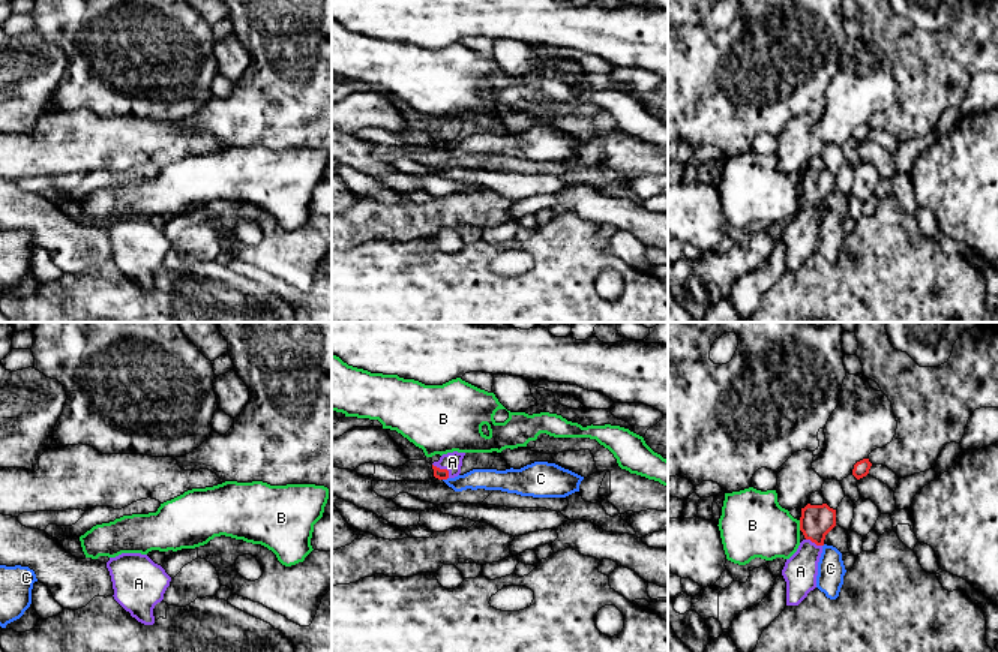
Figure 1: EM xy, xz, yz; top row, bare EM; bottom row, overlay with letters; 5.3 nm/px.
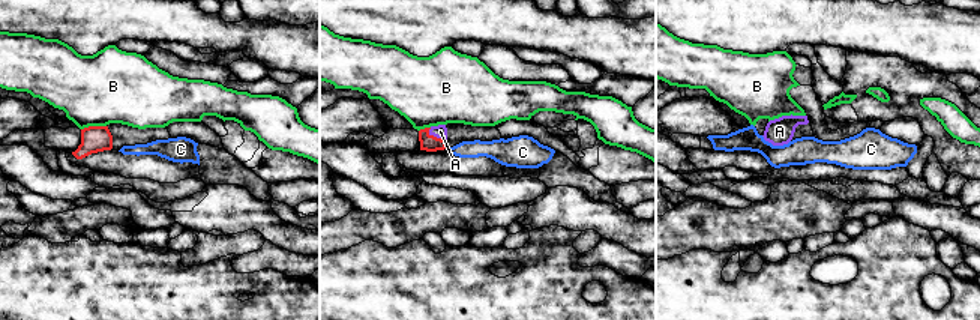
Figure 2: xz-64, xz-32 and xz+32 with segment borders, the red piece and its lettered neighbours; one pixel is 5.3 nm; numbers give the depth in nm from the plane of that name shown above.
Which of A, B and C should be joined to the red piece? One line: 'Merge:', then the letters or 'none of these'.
Merge: A

